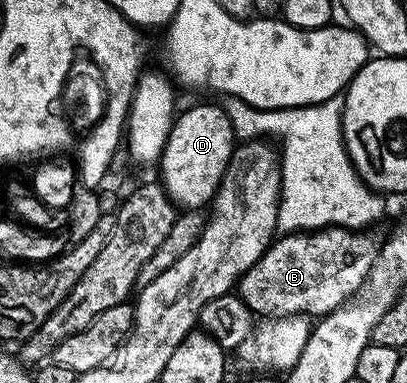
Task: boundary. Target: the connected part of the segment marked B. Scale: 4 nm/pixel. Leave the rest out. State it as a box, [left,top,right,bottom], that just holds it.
[235,226,379,319]

